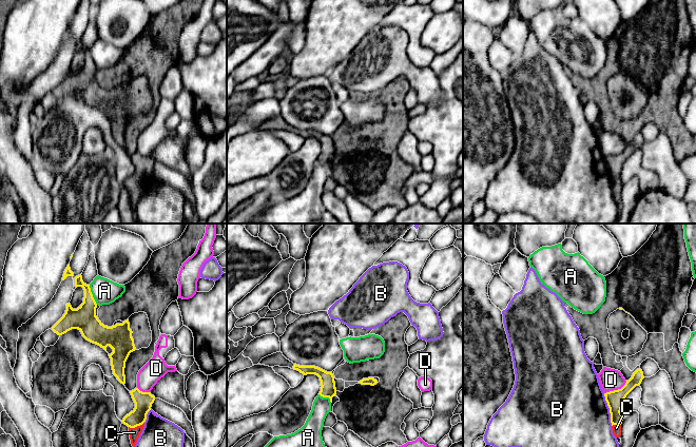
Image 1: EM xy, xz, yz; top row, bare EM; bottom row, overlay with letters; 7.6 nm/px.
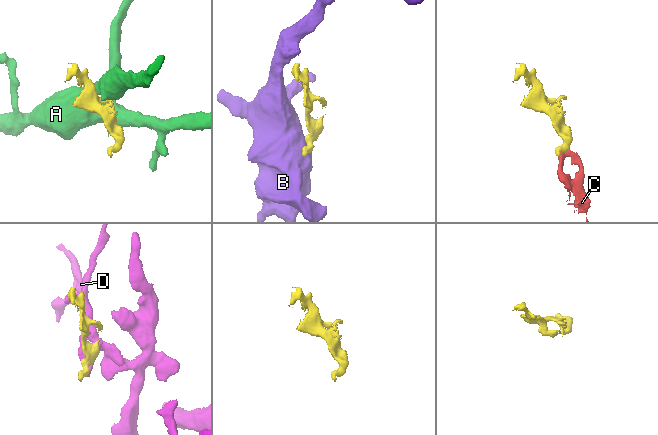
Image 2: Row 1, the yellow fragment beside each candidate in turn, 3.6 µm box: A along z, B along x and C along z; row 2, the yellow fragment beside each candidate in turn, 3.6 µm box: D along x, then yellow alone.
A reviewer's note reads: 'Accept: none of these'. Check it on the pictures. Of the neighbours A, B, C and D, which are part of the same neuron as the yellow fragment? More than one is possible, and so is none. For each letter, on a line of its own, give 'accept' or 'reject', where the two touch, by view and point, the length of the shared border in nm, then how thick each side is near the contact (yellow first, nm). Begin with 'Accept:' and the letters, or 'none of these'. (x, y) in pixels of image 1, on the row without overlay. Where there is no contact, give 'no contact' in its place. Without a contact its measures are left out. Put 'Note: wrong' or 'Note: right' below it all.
Accept: none of these
A: reject; contact xy (92, 58); length 170 nm; calibres 190 and 190 nm
B: reject; contact yz (610, 173); length 260 nm; calibres 130 and 480 nm
C: reject; contact xy (136, 190); length 130 nm; calibres 140 and 80 nm
D: reject; contact yz (616, 154); length 200 nm; calibres 130 and 170 nm
Note: right

